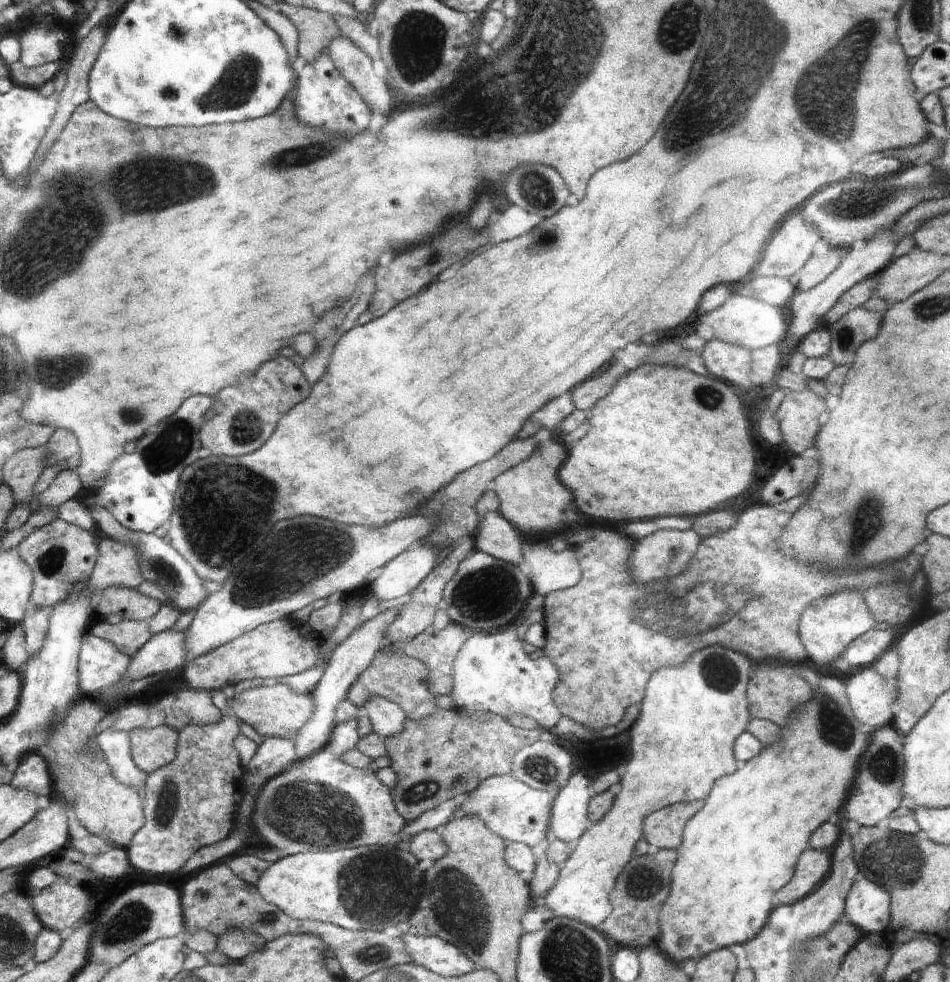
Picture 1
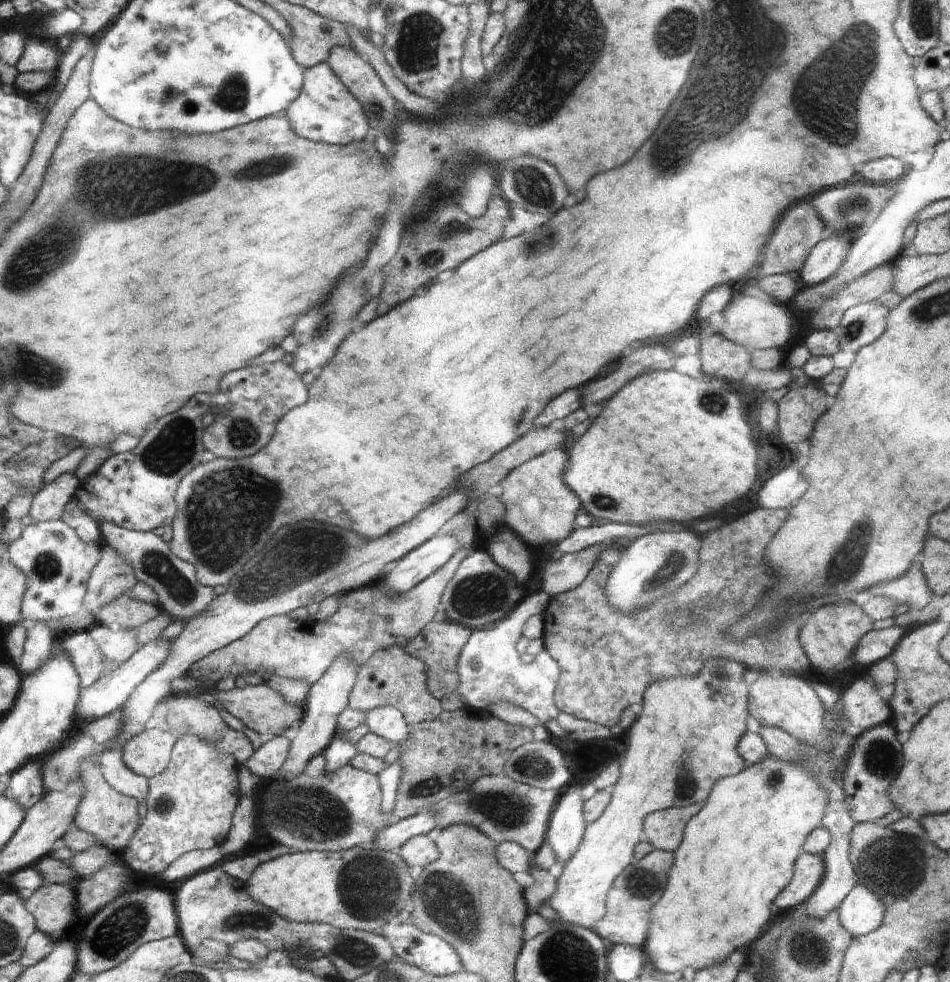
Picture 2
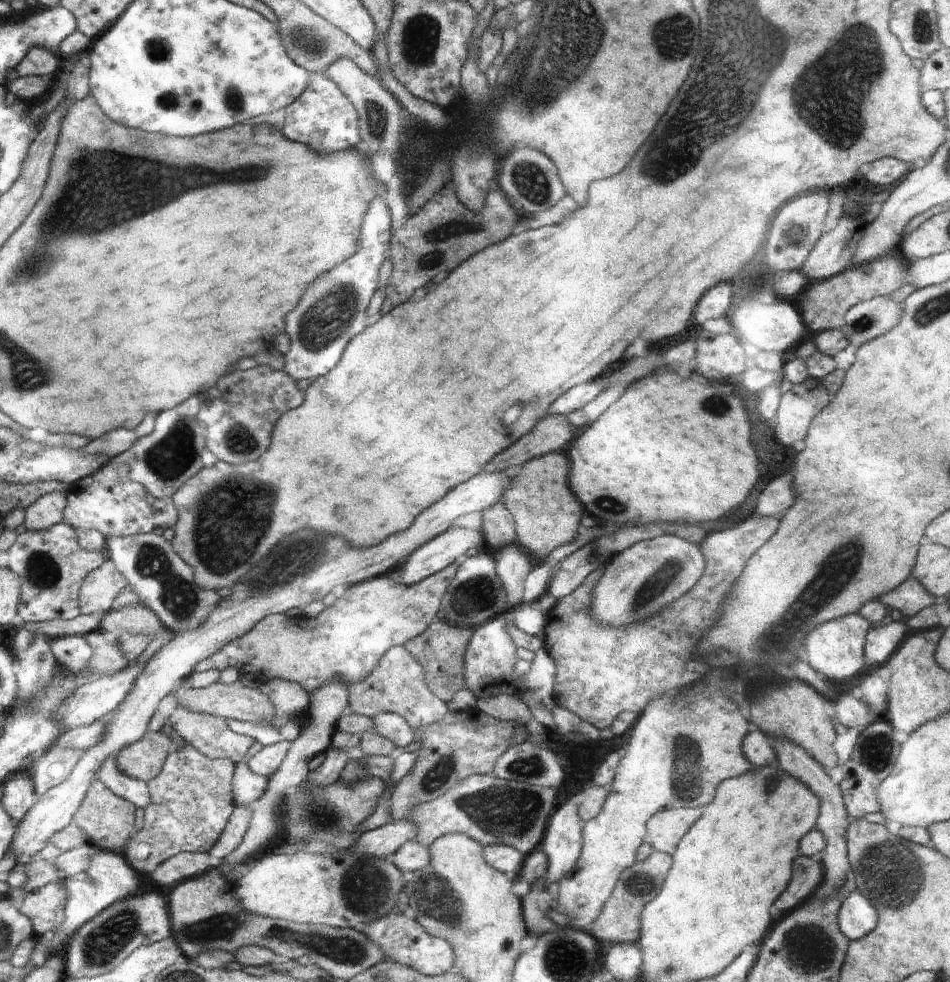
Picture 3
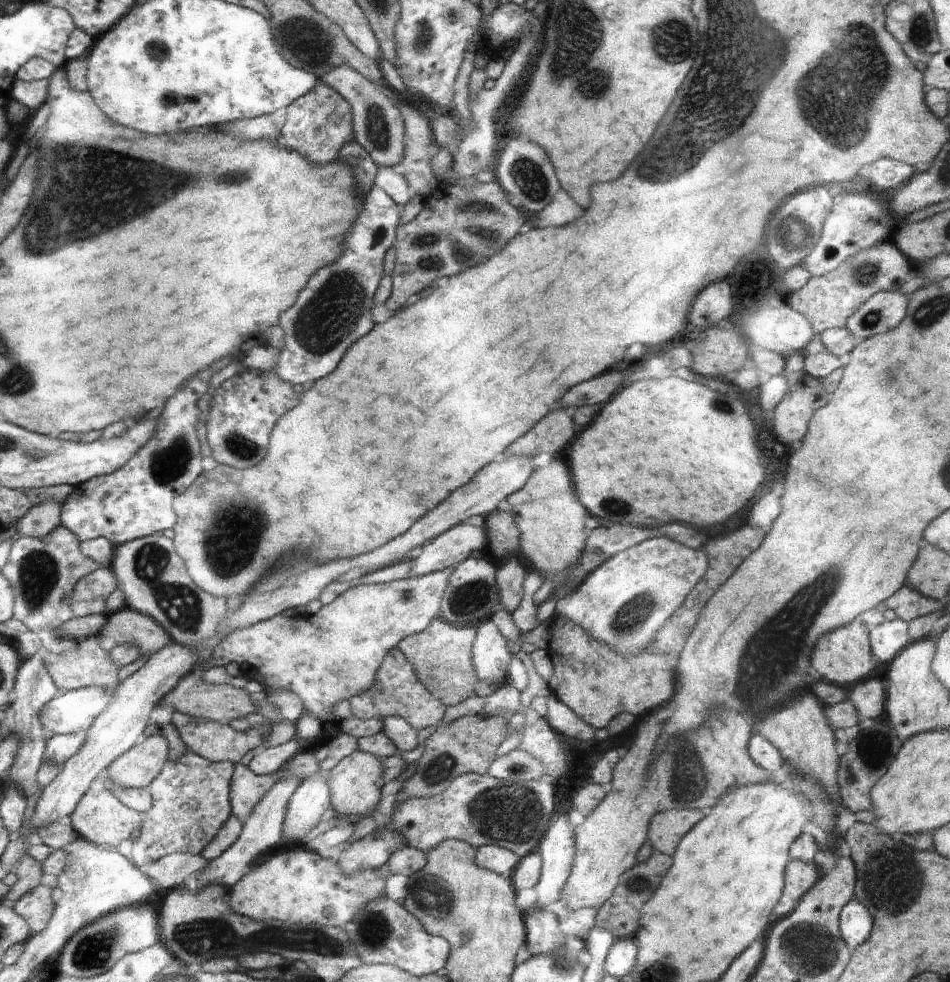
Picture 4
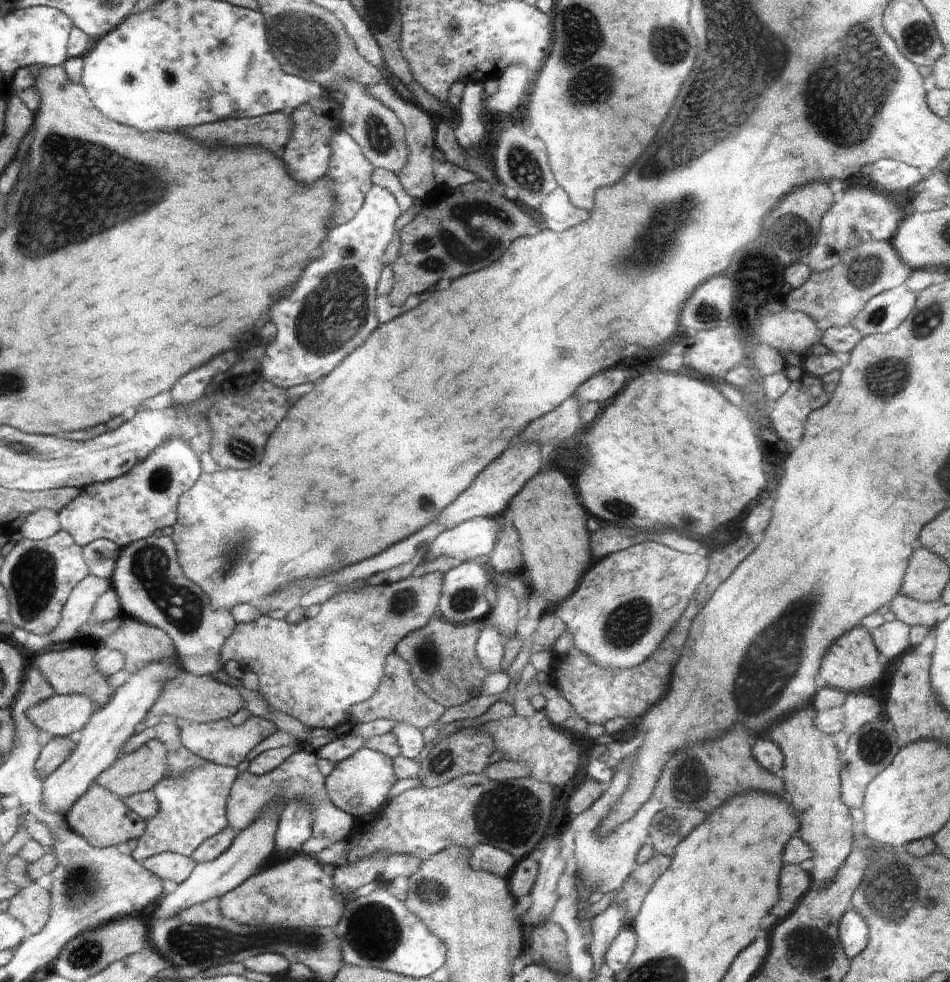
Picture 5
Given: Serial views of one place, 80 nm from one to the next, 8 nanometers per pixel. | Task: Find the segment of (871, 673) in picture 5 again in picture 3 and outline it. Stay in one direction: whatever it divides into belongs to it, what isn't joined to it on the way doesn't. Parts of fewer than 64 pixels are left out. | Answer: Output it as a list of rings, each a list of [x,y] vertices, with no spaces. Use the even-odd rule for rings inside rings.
[[[848,614],[842,618],[832,618],[830,622],[822,622],[822,626],[812,628],[806,634],[804,650],[806,650],[806,662],[822,674],[827,680],[846,680],[856,676],[864,668],[864,636],[870,630],[870,622],[862,618],[860,614]]]

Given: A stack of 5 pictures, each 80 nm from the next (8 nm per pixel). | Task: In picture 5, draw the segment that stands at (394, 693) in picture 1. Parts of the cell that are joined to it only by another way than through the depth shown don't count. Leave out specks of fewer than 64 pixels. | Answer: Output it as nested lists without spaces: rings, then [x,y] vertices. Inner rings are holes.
[[[395,650],[385,660],[384,674],[374,694],[364,702],[355,704],[350,710],[350,720],[354,723],[367,723],[378,719],[405,722],[419,728],[421,731],[427,726],[434,725],[444,714],[445,708],[432,700],[414,680],[408,663]]]

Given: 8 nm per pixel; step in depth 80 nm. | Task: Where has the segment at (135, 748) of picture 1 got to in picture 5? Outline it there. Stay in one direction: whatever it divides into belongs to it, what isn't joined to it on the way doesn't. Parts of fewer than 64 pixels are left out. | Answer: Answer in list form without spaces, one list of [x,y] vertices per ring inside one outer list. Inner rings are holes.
[[[154,739],[140,748],[128,751],[118,757],[96,784],[106,787],[120,798],[152,790],[166,774],[166,746]]]

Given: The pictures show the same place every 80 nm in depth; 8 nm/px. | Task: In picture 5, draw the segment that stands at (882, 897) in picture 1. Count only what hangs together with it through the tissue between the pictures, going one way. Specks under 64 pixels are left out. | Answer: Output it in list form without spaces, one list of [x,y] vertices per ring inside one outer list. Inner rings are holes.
[[[847,910],[839,922],[839,937],[848,958],[854,958],[858,952],[862,952],[868,938],[868,928],[864,918],[854,910]]]

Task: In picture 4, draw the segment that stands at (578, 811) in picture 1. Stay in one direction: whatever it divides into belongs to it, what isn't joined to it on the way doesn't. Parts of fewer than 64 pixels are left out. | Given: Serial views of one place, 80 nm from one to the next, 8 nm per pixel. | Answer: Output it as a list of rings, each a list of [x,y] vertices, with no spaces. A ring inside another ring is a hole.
[[[556,816],[550,824],[544,840],[540,842],[542,870],[536,884],[538,900],[532,910],[544,908],[560,898],[560,890],[566,884],[570,868],[574,864],[574,826],[568,816]]]

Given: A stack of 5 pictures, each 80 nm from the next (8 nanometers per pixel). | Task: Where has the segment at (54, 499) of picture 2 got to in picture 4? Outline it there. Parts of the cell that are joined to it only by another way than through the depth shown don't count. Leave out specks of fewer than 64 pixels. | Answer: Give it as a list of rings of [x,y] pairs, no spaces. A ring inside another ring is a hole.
[[[44,501],[33,506],[24,517],[20,518],[18,535],[42,538],[52,533],[61,525],[61,504],[54,501]]]

